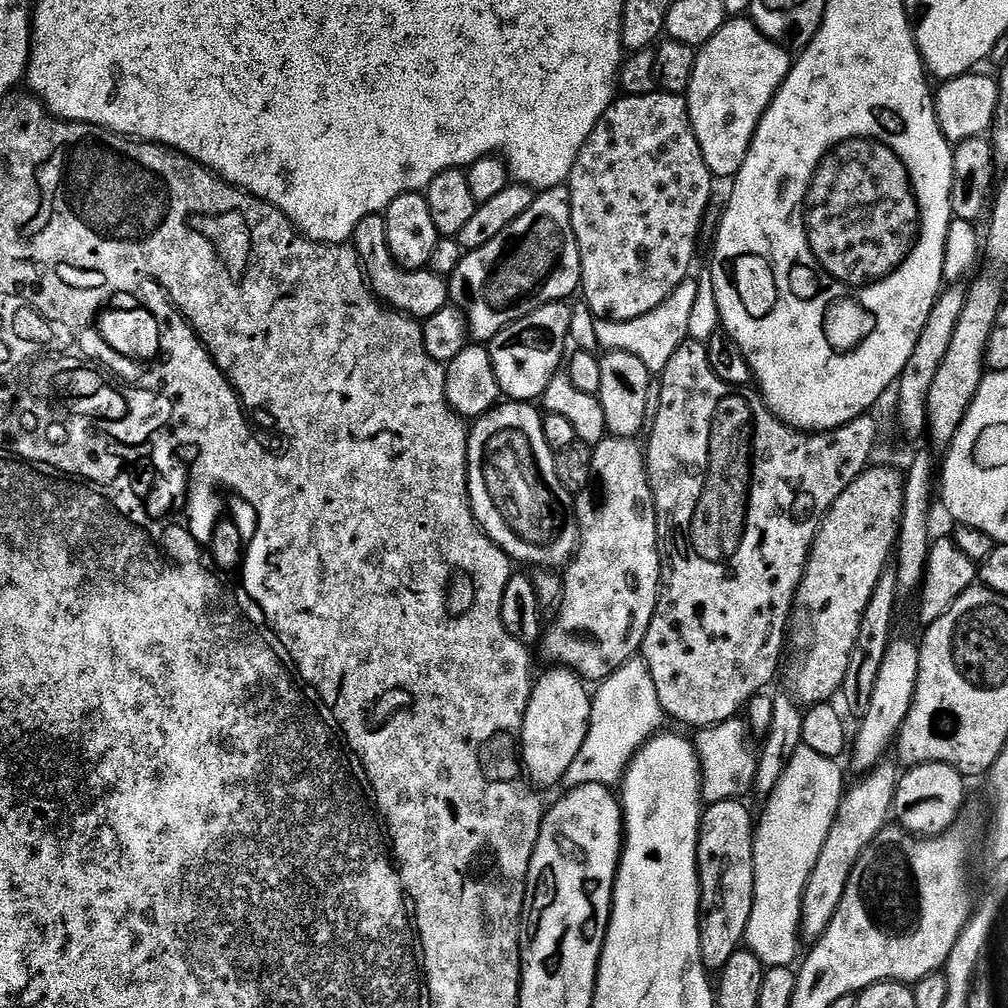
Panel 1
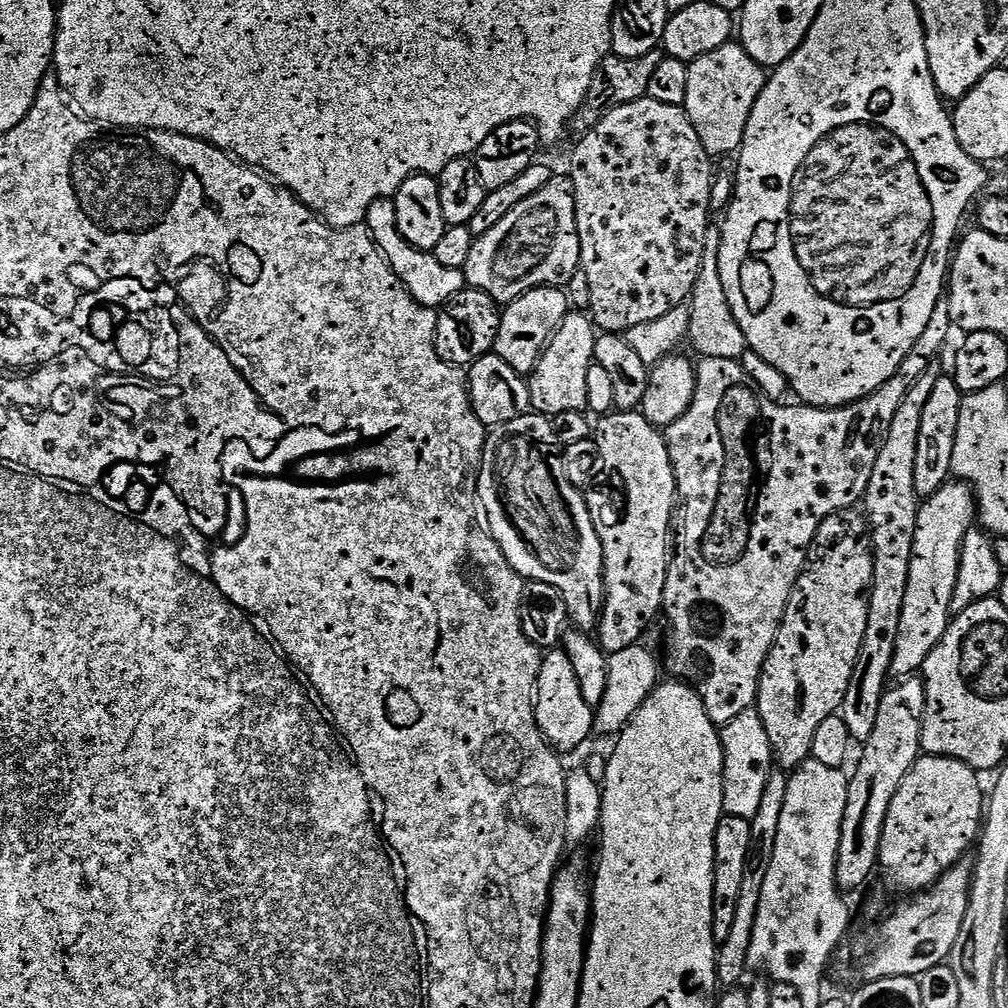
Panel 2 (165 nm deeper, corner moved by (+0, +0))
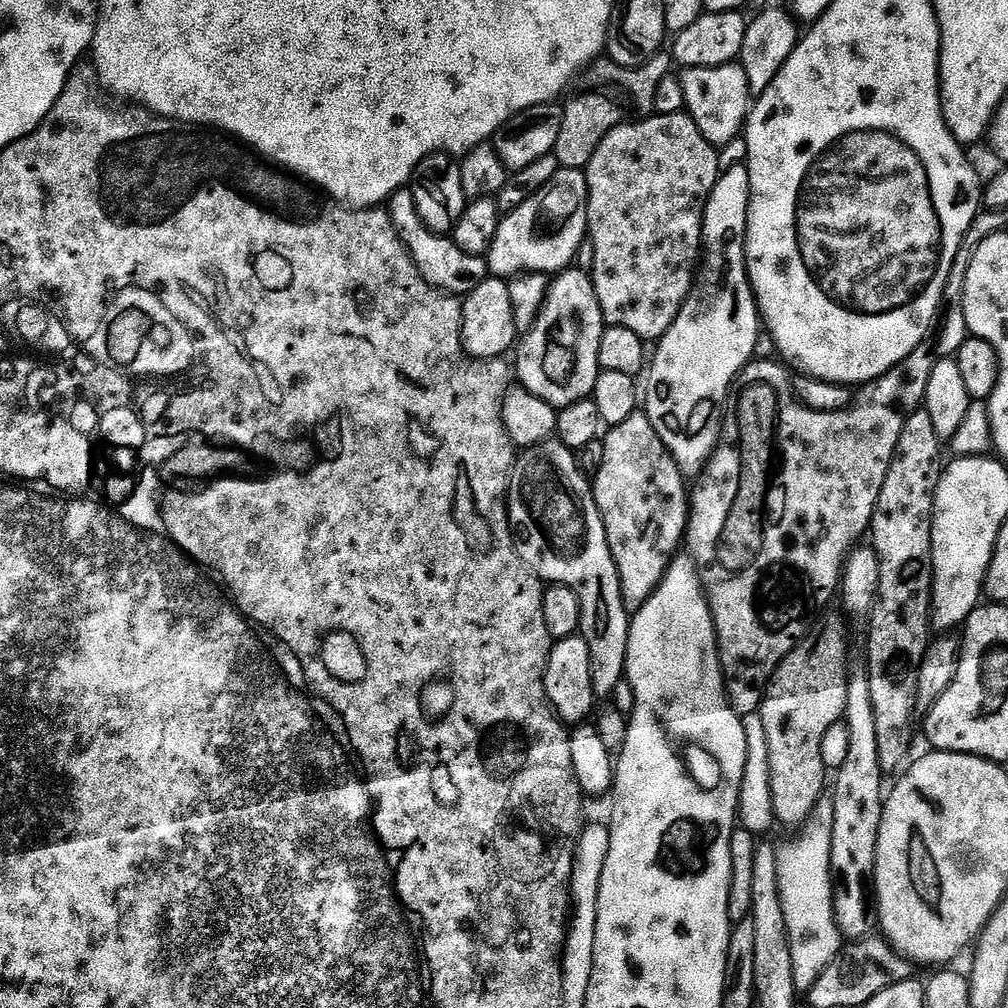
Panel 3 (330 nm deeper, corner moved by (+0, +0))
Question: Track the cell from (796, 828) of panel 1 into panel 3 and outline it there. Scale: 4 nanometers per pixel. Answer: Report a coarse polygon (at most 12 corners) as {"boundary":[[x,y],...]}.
{"boundary":[[831,799],[779,845],[778,890],[796,991],[840,952]]}

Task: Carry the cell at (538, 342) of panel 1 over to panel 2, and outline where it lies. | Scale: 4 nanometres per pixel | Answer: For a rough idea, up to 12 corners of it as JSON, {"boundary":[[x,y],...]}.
{"boundary":[[556,286],[507,305],[494,352],[531,374],[569,315]]}

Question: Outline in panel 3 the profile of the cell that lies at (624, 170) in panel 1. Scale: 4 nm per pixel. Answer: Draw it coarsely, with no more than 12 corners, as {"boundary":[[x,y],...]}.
{"boundary":[[622,122],[586,169],[605,325],[670,330],[698,275],[717,145]]}

